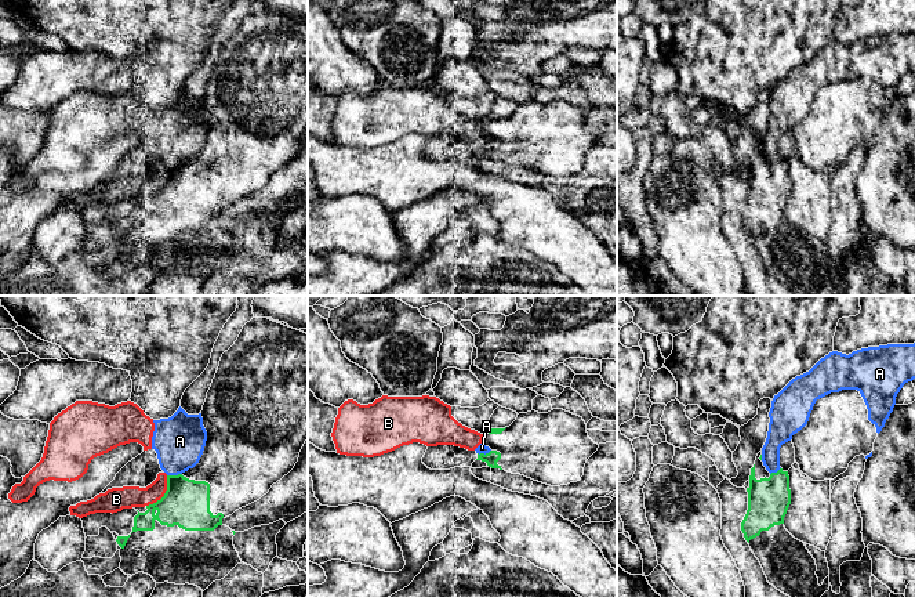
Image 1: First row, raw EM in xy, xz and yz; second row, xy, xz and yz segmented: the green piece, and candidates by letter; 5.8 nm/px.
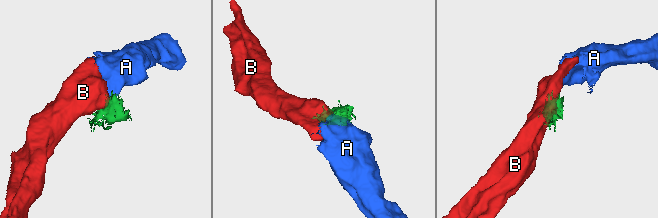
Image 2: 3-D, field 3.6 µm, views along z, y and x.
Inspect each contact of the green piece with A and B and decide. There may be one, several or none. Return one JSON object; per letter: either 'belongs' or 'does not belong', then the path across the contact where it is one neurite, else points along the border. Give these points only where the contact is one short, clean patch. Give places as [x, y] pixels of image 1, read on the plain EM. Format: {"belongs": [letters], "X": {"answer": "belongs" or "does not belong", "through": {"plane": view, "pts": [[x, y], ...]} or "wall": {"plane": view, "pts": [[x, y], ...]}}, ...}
{"belongs": [], "A": {"answer": "does not belong", "wall": {"plane": "xy", "pts": [[181, 163], [167, 166]]}}, "B": {"answer": "does not belong"}}

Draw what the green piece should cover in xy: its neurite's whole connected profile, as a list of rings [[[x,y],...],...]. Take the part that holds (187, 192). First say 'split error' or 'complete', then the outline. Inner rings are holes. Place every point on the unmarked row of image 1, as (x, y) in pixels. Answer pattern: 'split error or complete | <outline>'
split error | [[[253,8],[247,12],[235,35],[221,47],[201,108],[207,131],[199,153],[182,164],[167,166],[167,181],[160,191],[134,198],[138,205],[128,227],[112,222],[121,247],[119,258],[126,265],[144,263],[156,274],[189,274],[204,282],[242,254],[233,236],[236,222],[224,216],[222,210],[259,191],[298,152],[308,130],[308,25],[268,8]]]

